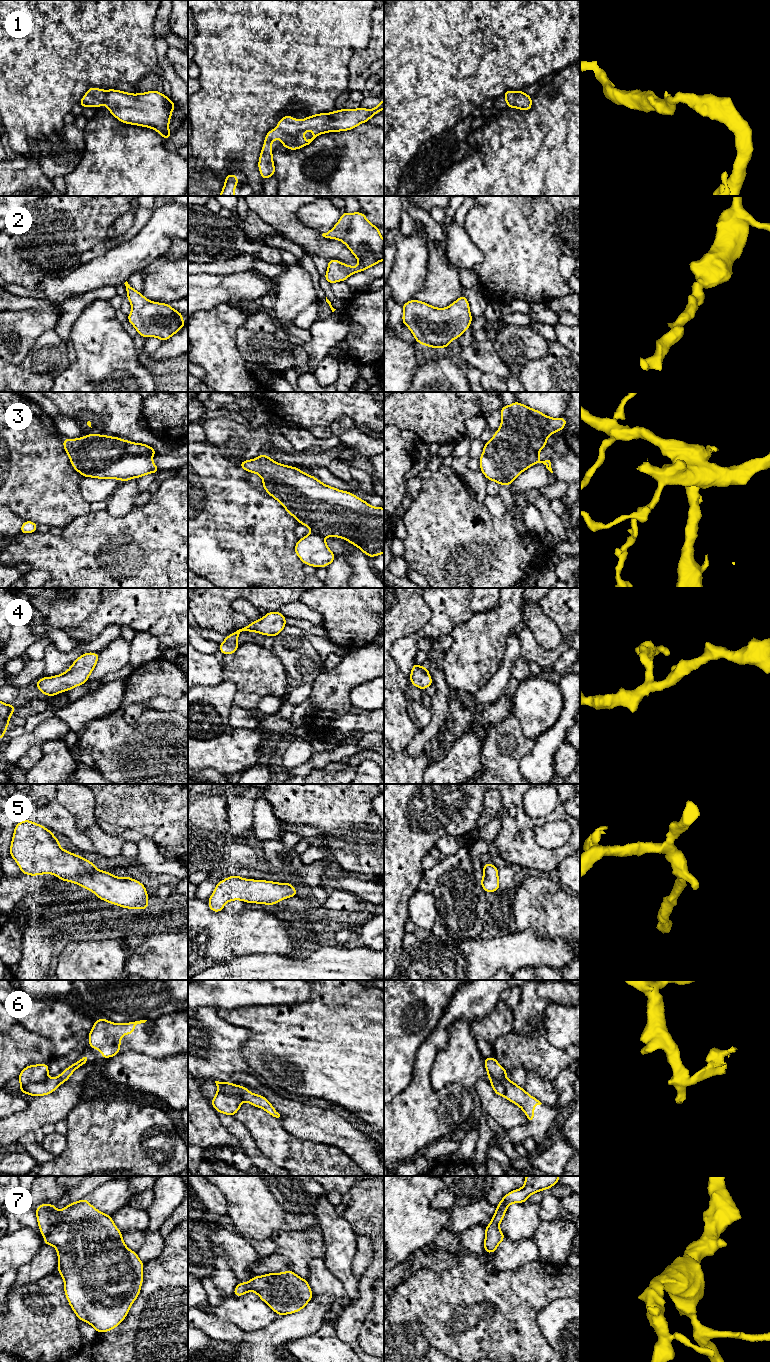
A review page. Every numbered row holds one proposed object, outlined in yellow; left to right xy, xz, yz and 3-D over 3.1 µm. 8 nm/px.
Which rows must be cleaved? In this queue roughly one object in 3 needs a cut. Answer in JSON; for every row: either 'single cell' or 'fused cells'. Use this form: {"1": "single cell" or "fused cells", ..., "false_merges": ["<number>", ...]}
{"1": "single cell", "2": "single cell", "3": "single cell", "4": "single cell", "5": "single cell", "6": "fused cells", "7": "single cell", "false_merges": ["6"]}

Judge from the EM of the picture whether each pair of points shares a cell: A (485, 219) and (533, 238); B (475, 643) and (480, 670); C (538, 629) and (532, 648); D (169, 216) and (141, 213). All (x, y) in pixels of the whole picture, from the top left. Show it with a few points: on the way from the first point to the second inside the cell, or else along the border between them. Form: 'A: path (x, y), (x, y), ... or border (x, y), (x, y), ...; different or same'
A: path (497, 222), (504, 222), (521, 237); same
B: path (475, 650), (474, 663); same
C: border (526, 626), (542, 647), (556, 648); different
D: border (153, 210), (148, 222), (137, 233); different

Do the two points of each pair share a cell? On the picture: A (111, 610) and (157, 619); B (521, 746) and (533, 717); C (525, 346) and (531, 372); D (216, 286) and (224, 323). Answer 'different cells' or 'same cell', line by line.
A: same cell
B: different cells
C: different cells
D: different cells

